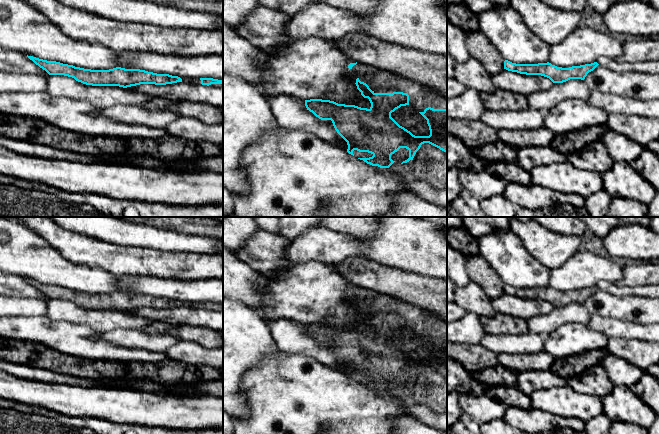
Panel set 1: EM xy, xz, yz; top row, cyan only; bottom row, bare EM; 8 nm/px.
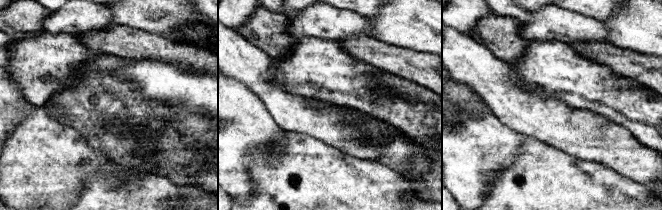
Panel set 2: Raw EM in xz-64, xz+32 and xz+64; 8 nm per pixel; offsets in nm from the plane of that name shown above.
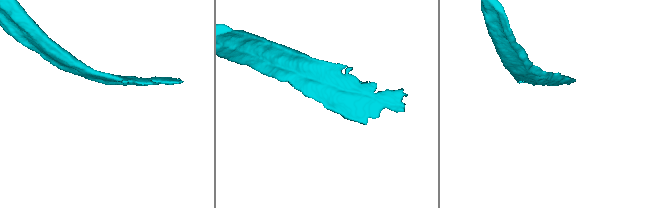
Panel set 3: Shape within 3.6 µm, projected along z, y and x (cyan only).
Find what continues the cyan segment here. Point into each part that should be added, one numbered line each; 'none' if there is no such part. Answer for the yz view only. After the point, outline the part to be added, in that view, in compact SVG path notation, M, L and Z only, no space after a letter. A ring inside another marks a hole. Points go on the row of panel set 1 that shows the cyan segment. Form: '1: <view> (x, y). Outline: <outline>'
none

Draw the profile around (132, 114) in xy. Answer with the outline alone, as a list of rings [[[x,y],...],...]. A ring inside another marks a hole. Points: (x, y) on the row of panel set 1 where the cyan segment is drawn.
[[[115,105],[101,109],[104,117],[113,121],[153,128],[165,128],[179,115],[166,110],[148,110],[141,105]]]

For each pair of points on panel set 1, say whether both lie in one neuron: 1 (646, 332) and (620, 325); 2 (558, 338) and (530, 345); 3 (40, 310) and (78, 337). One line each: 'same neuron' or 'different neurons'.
1: same neuron
2: different neurons
3: different neurons

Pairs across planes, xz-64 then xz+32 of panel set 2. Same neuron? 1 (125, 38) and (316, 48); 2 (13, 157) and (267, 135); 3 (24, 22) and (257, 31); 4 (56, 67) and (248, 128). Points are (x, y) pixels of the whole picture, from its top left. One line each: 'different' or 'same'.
1: different
2: different
3: same
4: different

